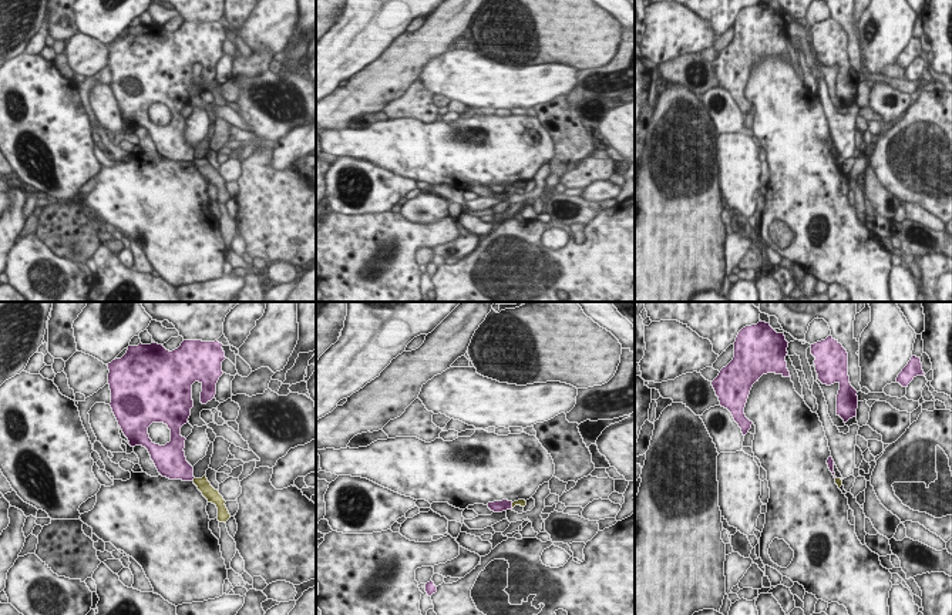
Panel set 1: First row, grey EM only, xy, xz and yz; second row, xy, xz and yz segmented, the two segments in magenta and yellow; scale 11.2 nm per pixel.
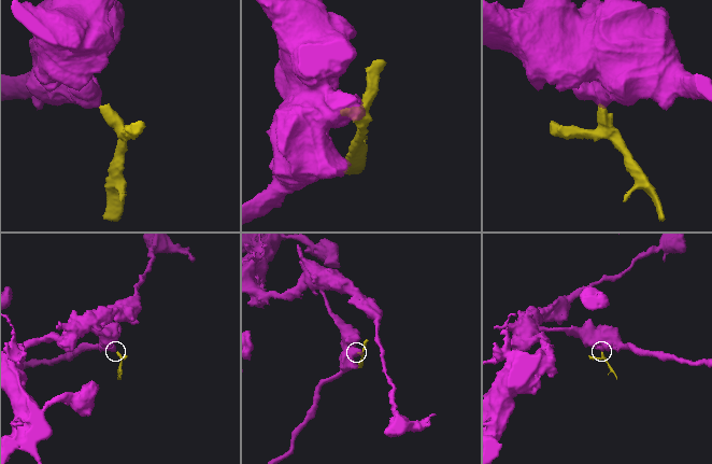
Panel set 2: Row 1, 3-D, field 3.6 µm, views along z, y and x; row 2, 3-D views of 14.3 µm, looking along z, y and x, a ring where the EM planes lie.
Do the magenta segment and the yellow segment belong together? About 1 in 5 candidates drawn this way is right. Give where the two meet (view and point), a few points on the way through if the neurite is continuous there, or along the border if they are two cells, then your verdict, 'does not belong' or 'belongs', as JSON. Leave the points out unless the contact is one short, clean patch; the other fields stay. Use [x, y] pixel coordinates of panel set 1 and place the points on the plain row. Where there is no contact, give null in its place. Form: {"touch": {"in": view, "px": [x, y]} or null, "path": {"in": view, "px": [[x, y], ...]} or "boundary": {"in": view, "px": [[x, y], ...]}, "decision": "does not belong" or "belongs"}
{"touch": {"in": "xy", "px": [192, 160]}, "boundary": {"in": "xy", "px": [[194, 158], [191, 161]]}, "decision": "does not belong"}

